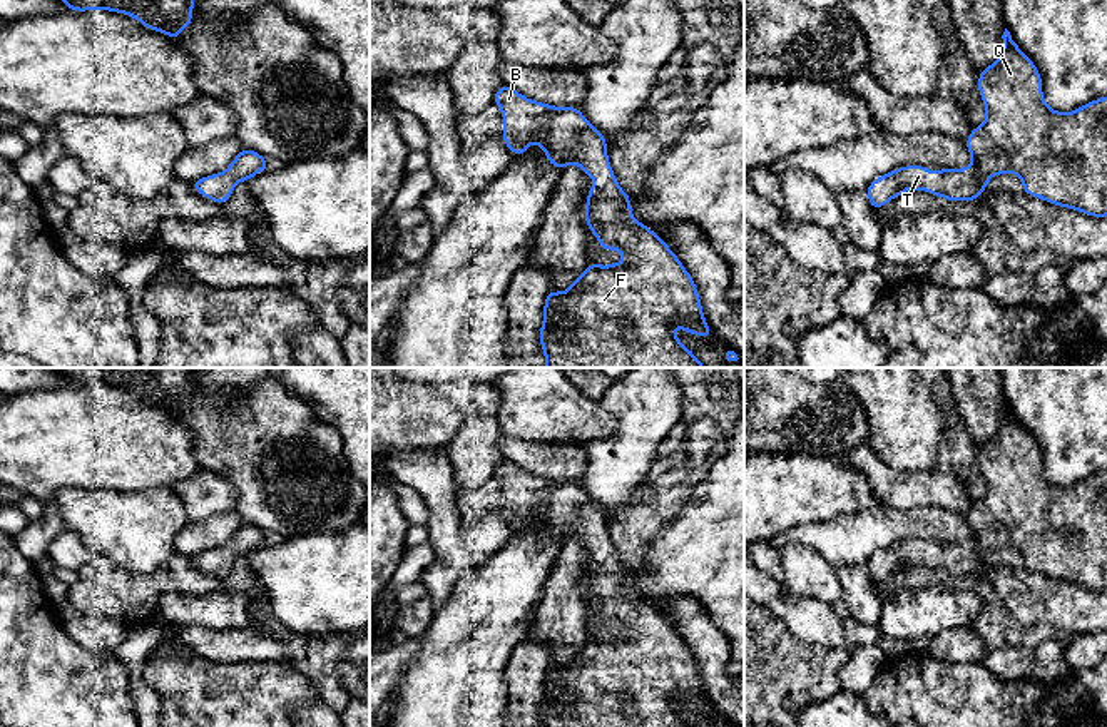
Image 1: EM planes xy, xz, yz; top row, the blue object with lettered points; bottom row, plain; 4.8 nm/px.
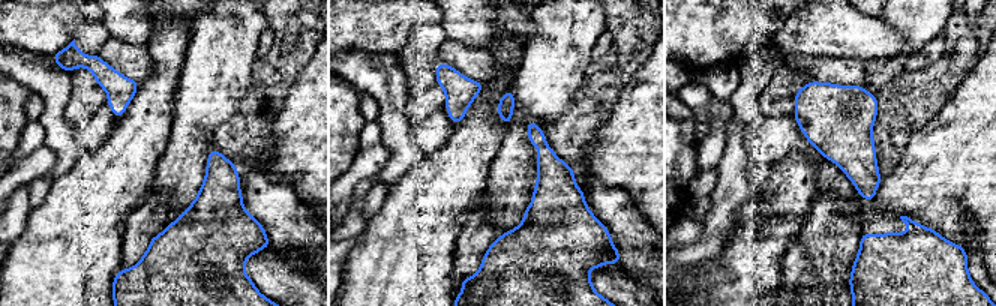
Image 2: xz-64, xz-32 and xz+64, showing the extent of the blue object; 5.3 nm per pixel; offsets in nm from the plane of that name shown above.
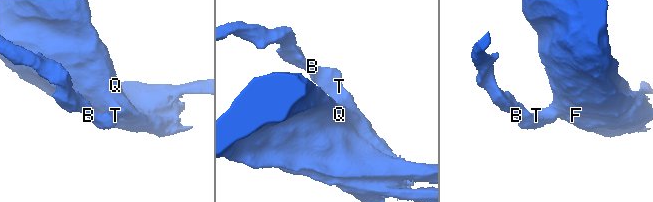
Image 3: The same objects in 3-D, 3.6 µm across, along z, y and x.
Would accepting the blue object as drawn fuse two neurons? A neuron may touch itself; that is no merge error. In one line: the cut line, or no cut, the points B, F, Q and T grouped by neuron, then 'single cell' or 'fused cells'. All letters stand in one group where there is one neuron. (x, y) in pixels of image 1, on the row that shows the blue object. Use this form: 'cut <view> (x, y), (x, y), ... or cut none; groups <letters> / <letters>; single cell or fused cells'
cut none; groups B F Q T; single cell

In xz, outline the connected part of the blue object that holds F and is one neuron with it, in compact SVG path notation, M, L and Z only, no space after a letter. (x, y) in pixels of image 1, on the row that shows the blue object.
M502 85L493 104L502 109L503 142L513 155L525 154L532 142L545 150L545 159L564 170L569 164L582 167L584 174L595 182L587 192L585 222L589 231L599 237L604 251L620 251L624 262L600 266L589 262L587 269L562 294L550 289L543 304L543 323L538 341L545 354L545 368L706 368L691 349L687 349L672 328L682 328L689 334L711 338L692 276L686 271L669 246L647 226L632 217L630 196L627 196L609 164L605 137L587 122L579 107L554 107L523 97L520 92Z

